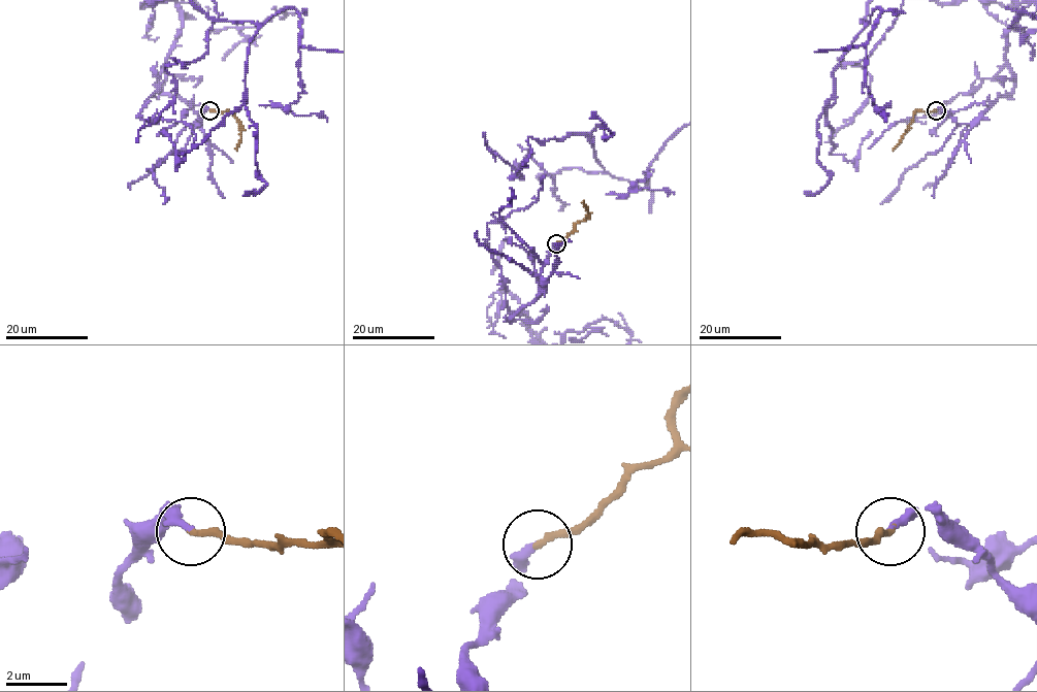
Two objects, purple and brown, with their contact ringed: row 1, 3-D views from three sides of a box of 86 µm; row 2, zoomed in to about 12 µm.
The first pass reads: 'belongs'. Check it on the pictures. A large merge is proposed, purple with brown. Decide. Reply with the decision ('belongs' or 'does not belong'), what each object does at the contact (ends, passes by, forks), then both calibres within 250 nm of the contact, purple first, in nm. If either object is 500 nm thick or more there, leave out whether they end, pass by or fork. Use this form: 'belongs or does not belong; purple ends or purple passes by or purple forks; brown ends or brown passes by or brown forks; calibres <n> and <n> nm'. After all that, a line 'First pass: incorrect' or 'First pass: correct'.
belongs; purple ends; brown ends; calibres 320 and 240 nm
First pass: correct

